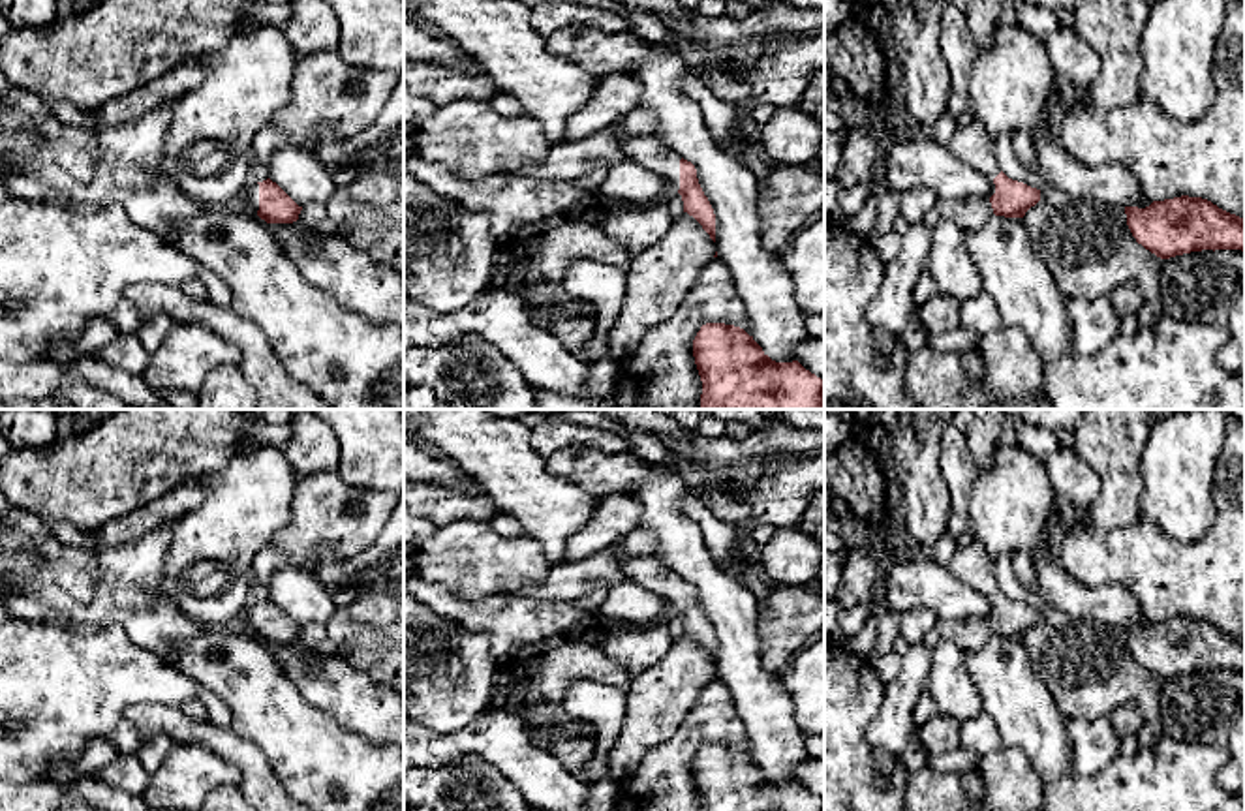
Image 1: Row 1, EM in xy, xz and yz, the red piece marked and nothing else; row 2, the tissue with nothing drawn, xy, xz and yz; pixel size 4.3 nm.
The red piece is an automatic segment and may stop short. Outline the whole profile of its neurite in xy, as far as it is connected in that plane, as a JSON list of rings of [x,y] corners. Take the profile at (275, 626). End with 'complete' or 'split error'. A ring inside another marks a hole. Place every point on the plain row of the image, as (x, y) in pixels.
[[[270,599],[250,603],[237,625],[257,635],[267,644],[293,644],[302,631],[302,627]]]; split error

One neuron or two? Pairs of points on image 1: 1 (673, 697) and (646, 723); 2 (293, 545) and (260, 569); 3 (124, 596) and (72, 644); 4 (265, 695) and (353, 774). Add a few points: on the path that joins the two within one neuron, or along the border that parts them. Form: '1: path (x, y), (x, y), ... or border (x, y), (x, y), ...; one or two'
1: path (667, 703), (652, 718); one
2: border (269, 543), (276, 550), (278, 564); two
3: border (49, 614), (62, 622), (119, 626), (134, 642); two
4: path (288, 718), (331, 761); one

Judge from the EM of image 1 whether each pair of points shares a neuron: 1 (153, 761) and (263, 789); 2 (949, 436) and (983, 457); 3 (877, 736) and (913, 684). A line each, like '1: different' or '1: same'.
1: different
2: different
3: same

